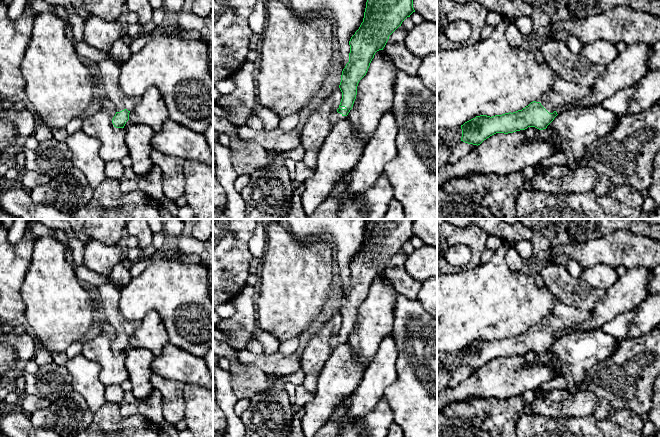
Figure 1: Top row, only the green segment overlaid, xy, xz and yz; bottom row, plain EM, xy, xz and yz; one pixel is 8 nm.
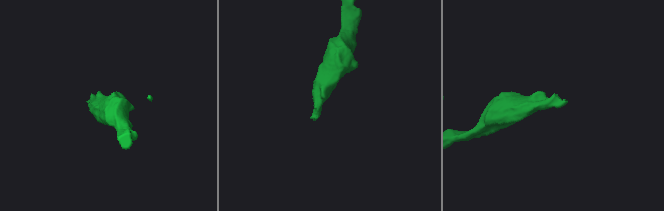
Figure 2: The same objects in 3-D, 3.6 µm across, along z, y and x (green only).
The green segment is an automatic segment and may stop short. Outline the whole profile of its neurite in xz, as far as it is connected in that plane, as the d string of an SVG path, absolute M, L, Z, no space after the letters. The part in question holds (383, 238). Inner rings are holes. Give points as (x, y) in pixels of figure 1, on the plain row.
M368 219L363 246L349 265L349 286L342 295L339 309L342 323L339 332L331 339L332 349L347 342L356 323L358 307L366 299L375 277L383 274L389 260L413 236L413 219Z

